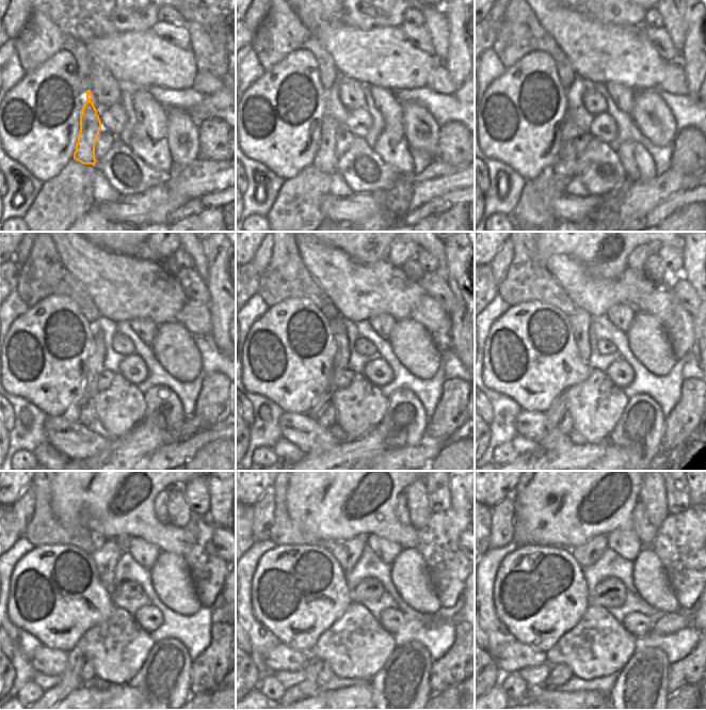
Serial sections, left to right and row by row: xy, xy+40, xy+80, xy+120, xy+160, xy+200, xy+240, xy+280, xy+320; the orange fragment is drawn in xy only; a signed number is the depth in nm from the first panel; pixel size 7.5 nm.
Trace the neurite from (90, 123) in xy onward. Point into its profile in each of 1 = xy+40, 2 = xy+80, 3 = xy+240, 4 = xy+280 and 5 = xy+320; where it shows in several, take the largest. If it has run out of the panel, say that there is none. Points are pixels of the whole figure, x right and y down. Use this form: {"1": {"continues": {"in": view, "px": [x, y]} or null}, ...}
{"1": {"continues": {"in": "xy+40", "px": [325, 159]}}, "2": {"continues": {"in": "xy+80", "px": [564, 164]}}, "3": {"continues": {"in": "xy+240", "px": [79, 672]}}, "4": {"continues": {"in": "xy+280", "px": [319, 673]}}, "5": {"continues": {"in": "xy+320", "px": [560, 674]}}}

